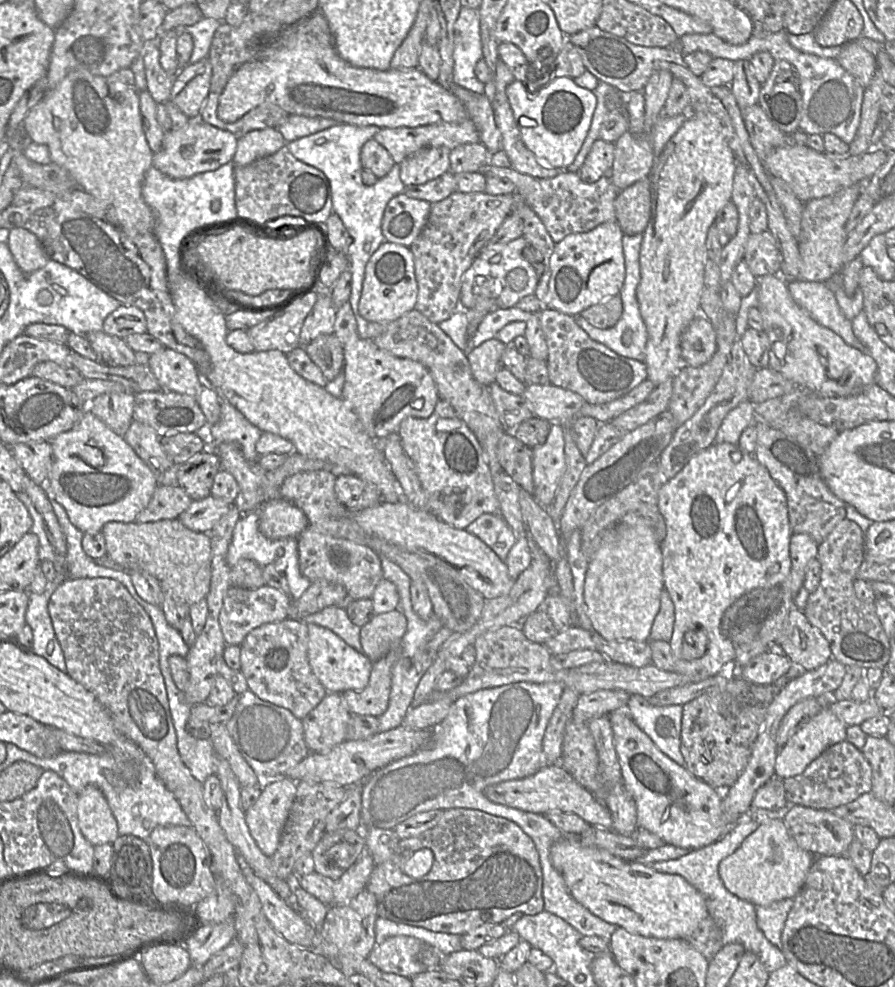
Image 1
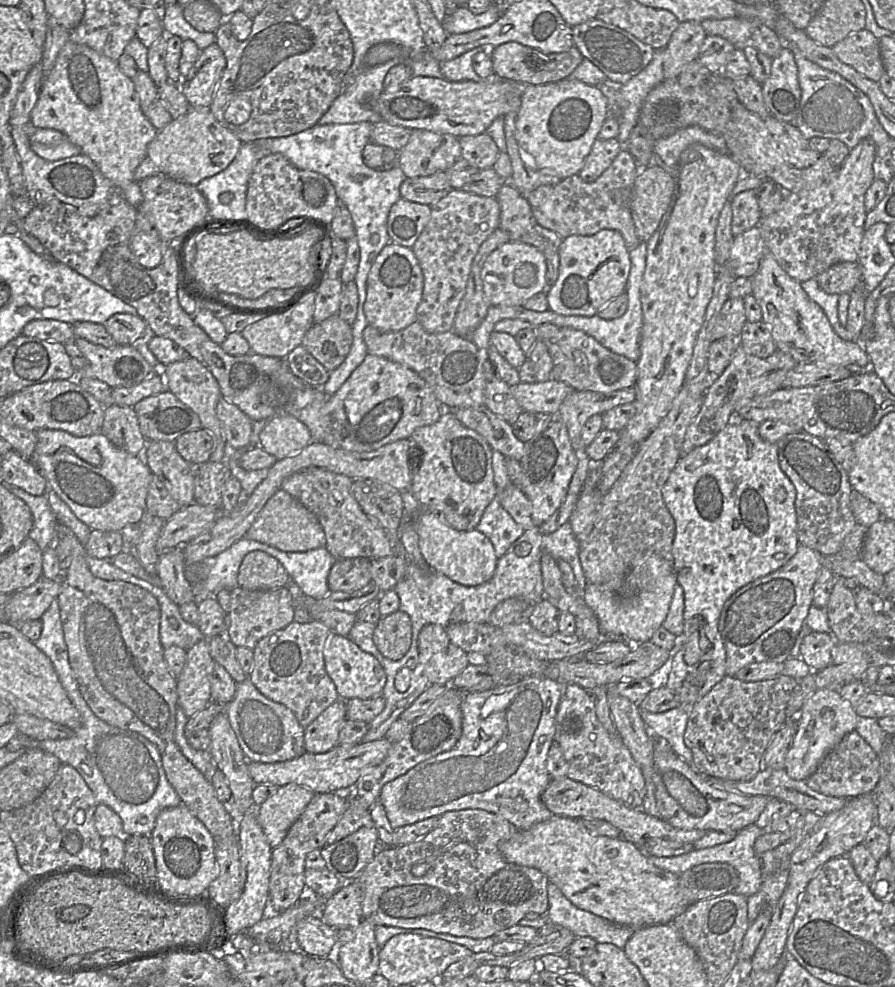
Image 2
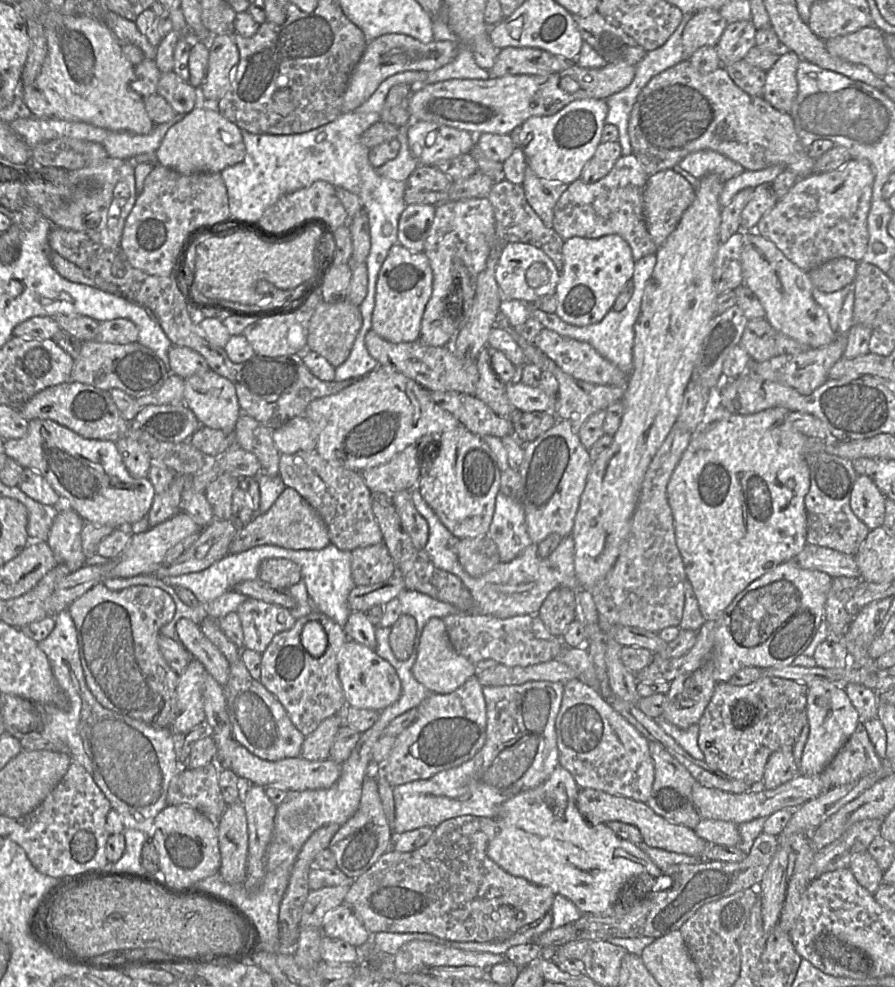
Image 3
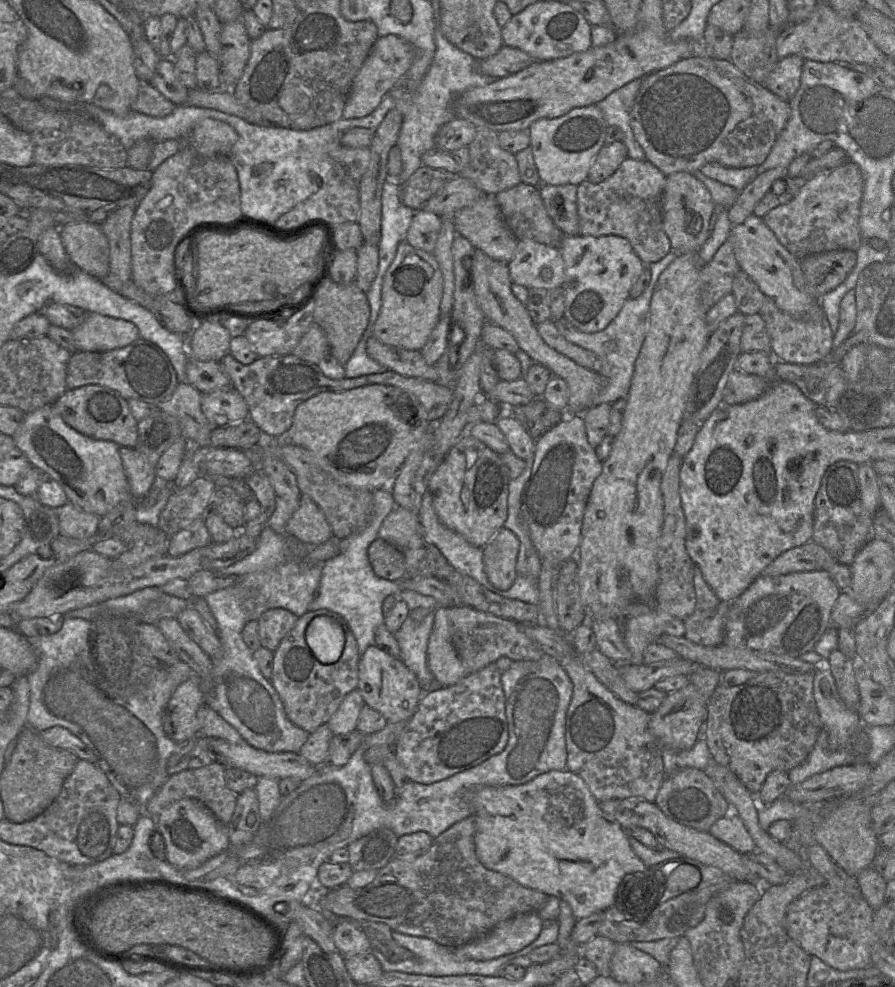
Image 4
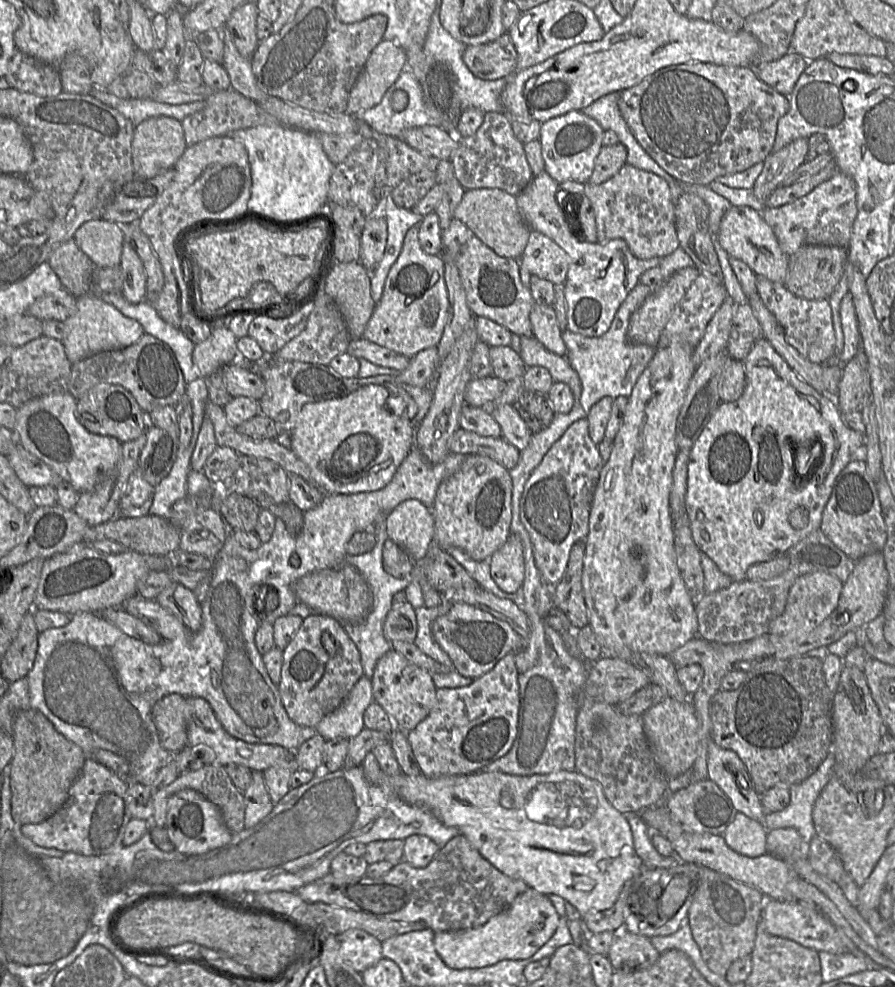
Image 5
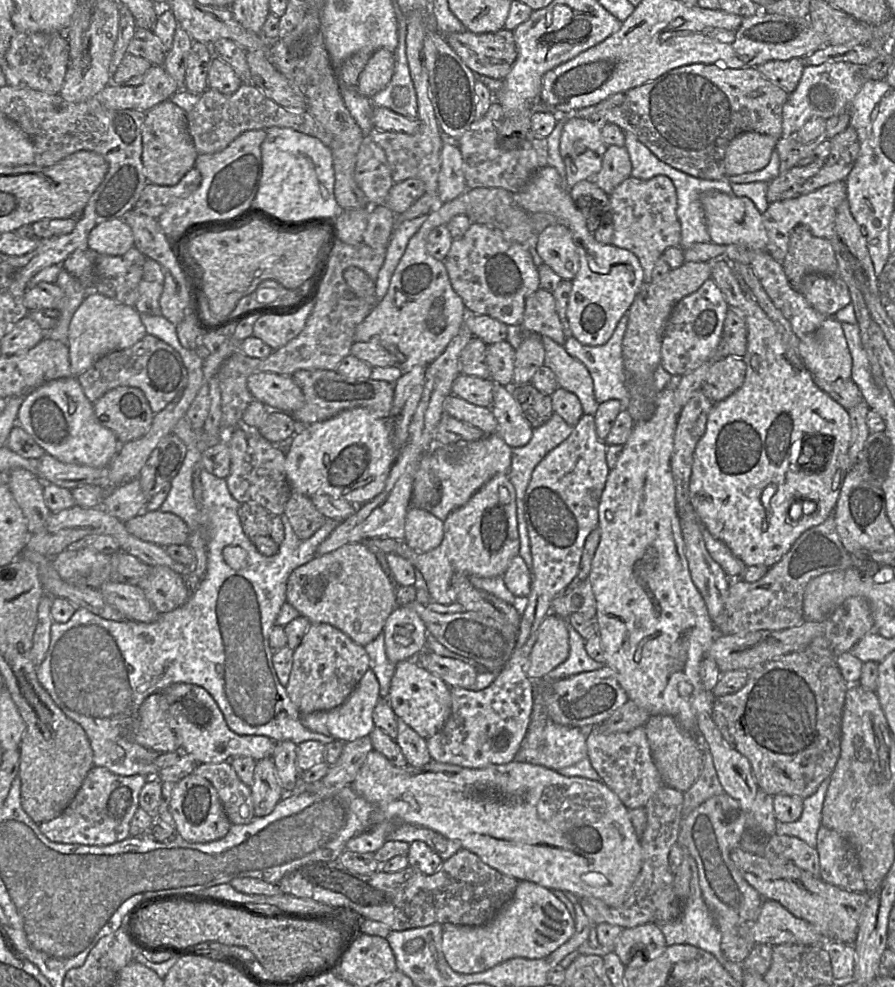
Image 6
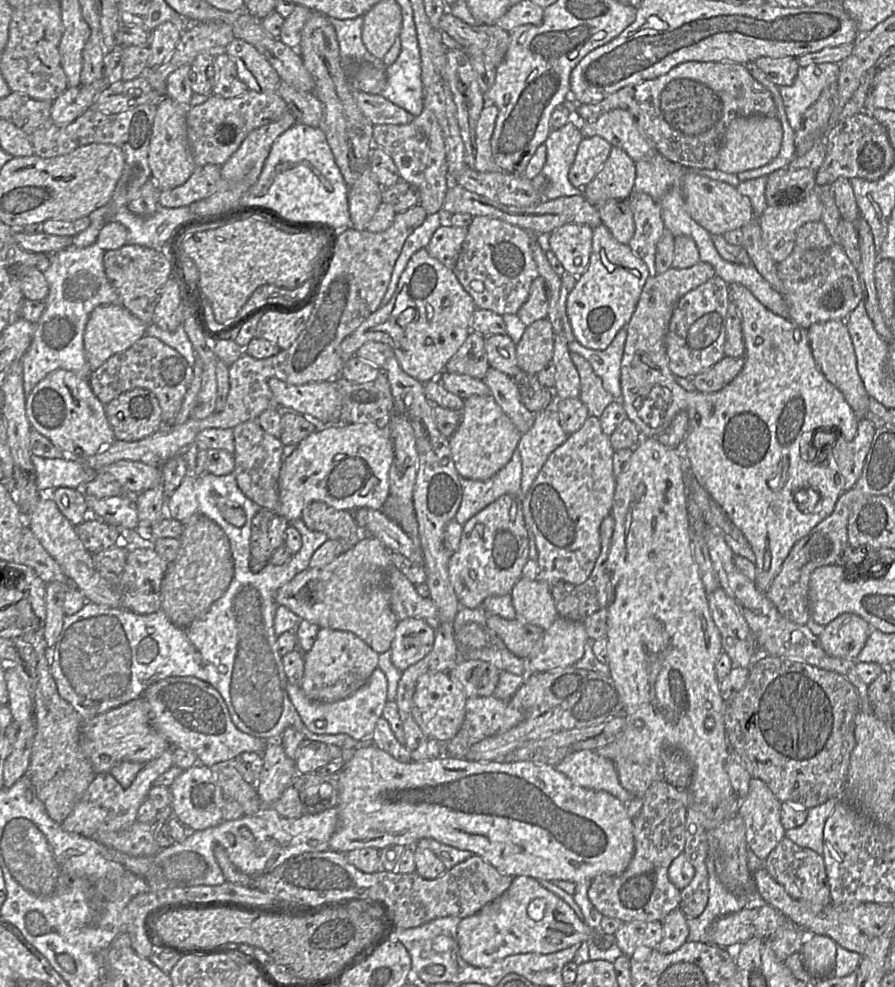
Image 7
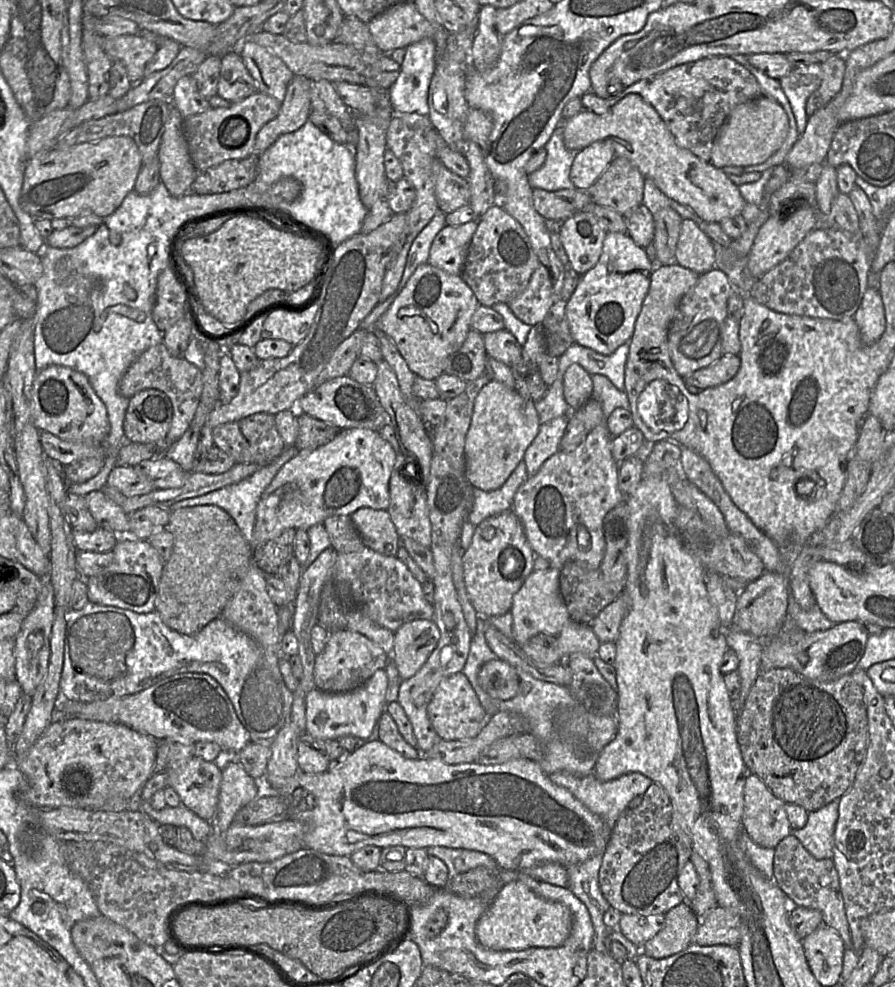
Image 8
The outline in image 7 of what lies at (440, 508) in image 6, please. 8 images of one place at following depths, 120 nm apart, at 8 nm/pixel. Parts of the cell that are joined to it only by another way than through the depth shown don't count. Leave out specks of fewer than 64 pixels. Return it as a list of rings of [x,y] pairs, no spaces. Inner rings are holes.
[[[517,449],[509,462],[487,480],[461,478],[462,500],[454,520],[460,524],[505,494],[518,496],[521,487],[522,461]]]

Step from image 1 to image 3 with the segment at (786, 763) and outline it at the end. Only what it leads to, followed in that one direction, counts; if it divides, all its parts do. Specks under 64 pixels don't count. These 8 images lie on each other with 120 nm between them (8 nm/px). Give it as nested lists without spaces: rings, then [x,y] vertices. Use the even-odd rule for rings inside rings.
[[[813,681],[809,684],[807,693],[807,719],[809,735],[798,766],[798,774],[820,775],[860,724],[859,715],[843,686],[827,681]]]

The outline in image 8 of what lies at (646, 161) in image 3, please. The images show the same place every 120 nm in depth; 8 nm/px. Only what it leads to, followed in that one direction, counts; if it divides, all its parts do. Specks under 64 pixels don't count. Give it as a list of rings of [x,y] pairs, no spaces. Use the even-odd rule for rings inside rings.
[[[728,56],[707,57],[695,62],[682,64],[651,77],[642,79],[611,98],[604,99],[588,91],[580,97],[583,109],[601,114],[609,110],[630,94],[640,95],[658,112],[678,146],[689,150],[705,162],[710,162],[714,142],[731,111],[739,104],[751,101],[763,95],[755,77],[742,65]]]

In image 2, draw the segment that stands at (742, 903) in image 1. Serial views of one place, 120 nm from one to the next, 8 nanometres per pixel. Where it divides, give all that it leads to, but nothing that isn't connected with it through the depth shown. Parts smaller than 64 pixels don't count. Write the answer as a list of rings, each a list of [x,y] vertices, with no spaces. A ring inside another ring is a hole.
[[[750,824],[737,832],[737,835],[733,840],[727,843],[719,844],[711,848],[693,850],[686,854],[672,857],[657,857],[648,856],[650,862],[656,867],[671,872],[677,876],[680,876],[687,870],[704,863],[721,862],[731,865],[737,872],[739,877],[739,883],[737,887],[731,893],[736,893],[750,897],[757,893],[763,882],[762,863],[754,852],[754,844],[757,838],[763,833],[761,828],[758,828],[756,824]]]

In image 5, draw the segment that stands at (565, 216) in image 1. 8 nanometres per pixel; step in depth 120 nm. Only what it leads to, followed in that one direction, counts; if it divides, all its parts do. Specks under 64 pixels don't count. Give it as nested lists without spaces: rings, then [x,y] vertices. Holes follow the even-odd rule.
[[[626,163],[606,182],[585,183],[585,195],[594,211],[598,242],[623,239],[641,260],[666,257],[679,247],[670,186],[661,176]]]

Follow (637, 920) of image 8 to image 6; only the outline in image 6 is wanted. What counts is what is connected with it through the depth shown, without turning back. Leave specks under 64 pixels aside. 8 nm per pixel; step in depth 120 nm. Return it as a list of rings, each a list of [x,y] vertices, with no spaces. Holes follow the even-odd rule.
[[[648,923],[625,928],[617,938],[612,952],[627,966],[634,954],[639,952],[648,962],[667,947],[661,925]]]

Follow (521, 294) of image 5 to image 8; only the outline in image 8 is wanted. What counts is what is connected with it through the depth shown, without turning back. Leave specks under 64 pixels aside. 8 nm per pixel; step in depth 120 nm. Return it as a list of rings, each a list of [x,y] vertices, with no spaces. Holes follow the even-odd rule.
[[[495,204],[483,216],[477,218],[477,229],[469,245],[460,276],[471,288],[480,305],[493,307],[498,303],[509,304],[515,299],[527,286],[538,264],[538,258],[523,227],[500,205]]]

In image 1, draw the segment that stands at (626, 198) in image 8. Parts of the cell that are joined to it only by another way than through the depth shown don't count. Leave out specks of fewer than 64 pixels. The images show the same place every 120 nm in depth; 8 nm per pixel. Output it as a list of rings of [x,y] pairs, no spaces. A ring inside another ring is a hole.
[[[600,137],[593,143],[578,174],[581,181],[593,183],[610,172],[615,155],[615,143]]]

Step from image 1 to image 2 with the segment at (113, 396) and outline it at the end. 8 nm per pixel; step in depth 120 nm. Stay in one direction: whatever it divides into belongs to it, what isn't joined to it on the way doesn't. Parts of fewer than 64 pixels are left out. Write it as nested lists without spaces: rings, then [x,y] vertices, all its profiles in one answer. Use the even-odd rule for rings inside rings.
[[[116,404],[104,406],[101,432],[117,447],[142,457],[147,439],[141,434],[133,408]]]

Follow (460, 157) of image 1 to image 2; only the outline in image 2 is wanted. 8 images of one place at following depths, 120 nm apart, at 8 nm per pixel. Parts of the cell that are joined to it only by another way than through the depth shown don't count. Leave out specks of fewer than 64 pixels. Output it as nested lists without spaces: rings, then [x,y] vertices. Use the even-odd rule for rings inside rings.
[[[486,133],[459,138],[461,158],[478,170],[492,168],[500,153],[494,140]]]

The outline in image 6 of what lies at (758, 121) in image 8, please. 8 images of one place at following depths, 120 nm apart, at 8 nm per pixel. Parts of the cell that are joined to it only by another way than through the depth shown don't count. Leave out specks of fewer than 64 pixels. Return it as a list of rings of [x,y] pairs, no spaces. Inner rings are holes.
[[[757,132],[737,135],[727,146],[725,153],[726,177],[755,172],[770,161],[777,138]]]

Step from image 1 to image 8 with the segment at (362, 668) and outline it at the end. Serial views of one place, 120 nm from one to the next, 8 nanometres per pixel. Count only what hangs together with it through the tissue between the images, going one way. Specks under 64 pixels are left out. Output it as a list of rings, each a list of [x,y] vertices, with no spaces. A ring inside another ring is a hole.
[[[462,672],[446,677],[439,683],[427,707],[427,714],[435,732],[446,741],[474,738],[490,718]]]

